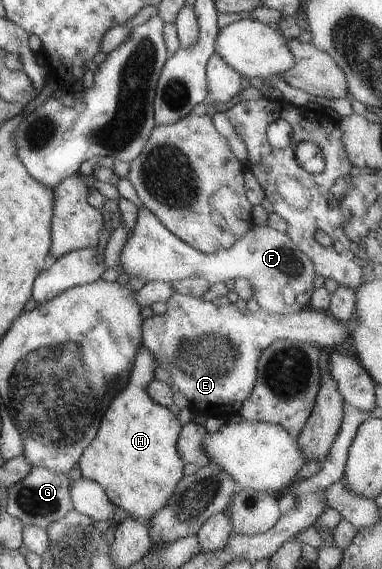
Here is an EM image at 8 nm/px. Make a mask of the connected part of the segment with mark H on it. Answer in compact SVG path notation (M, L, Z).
M142 345L127 386L109 403L97 436L78 462L82 477L101 485L114 505L127 510L131 519L147 522L167 506L177 482L184 477L186 464L177 454L177 438L182 428L178 415L153 402L147 394L157 364L155 354Z

